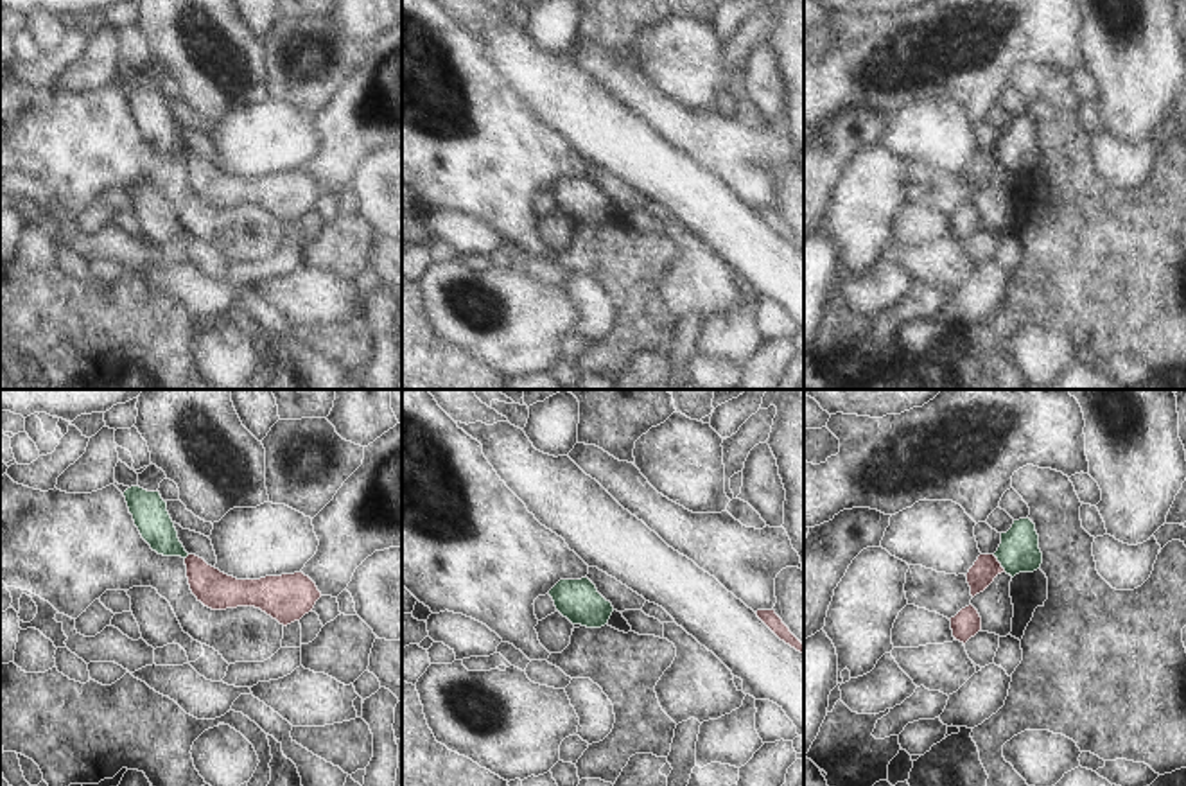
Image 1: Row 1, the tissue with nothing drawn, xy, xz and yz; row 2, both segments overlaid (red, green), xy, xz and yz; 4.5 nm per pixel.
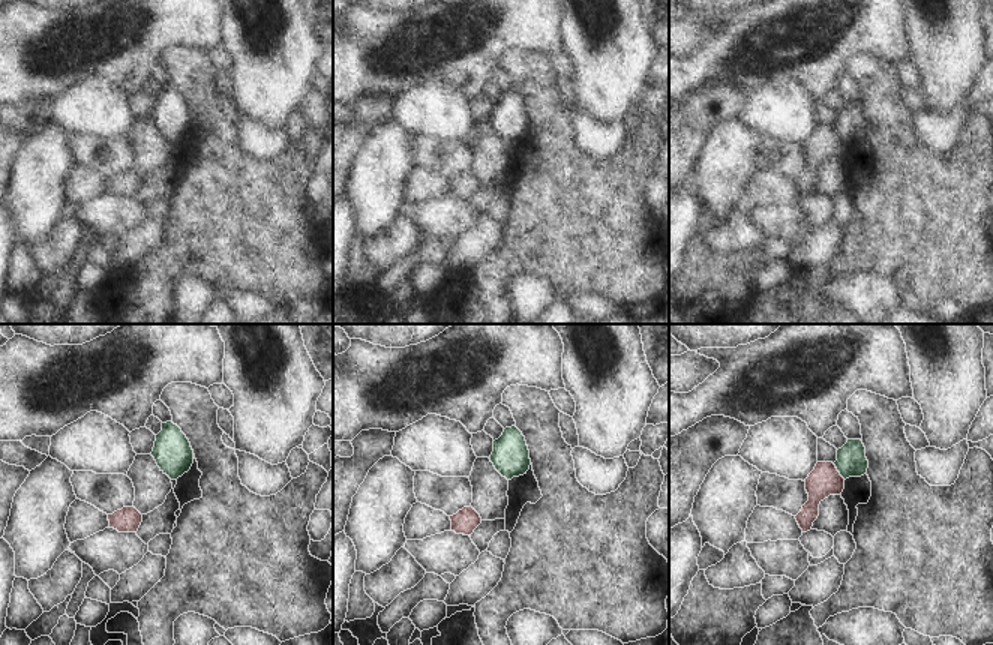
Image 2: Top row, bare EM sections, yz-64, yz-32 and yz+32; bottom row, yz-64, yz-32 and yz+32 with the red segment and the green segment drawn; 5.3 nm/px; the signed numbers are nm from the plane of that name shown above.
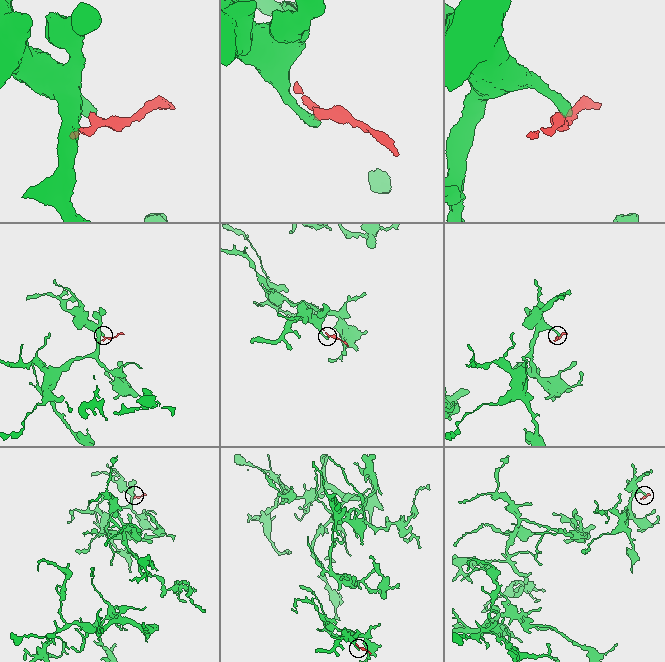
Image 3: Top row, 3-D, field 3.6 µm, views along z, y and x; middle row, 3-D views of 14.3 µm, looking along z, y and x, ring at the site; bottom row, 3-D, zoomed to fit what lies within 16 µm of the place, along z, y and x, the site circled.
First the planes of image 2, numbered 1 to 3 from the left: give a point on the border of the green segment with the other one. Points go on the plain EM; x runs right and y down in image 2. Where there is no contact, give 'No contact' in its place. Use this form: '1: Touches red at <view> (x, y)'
1: No contact
2: No contact
3: Touches red at yz+32 (837, 135).

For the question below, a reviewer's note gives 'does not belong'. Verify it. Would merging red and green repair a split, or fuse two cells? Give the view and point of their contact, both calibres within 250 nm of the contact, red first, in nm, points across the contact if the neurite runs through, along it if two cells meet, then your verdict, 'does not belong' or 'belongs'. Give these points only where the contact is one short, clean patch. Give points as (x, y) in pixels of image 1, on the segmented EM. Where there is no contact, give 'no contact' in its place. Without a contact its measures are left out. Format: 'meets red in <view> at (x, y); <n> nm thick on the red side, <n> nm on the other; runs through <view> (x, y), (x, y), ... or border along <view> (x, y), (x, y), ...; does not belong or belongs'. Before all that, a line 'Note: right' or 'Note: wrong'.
Note: right
meets red in yz at (1000, 564); 120 nm thick on the red side, 180 nm on the other; border along yz (993, 555), (1005, 571); does not belong

